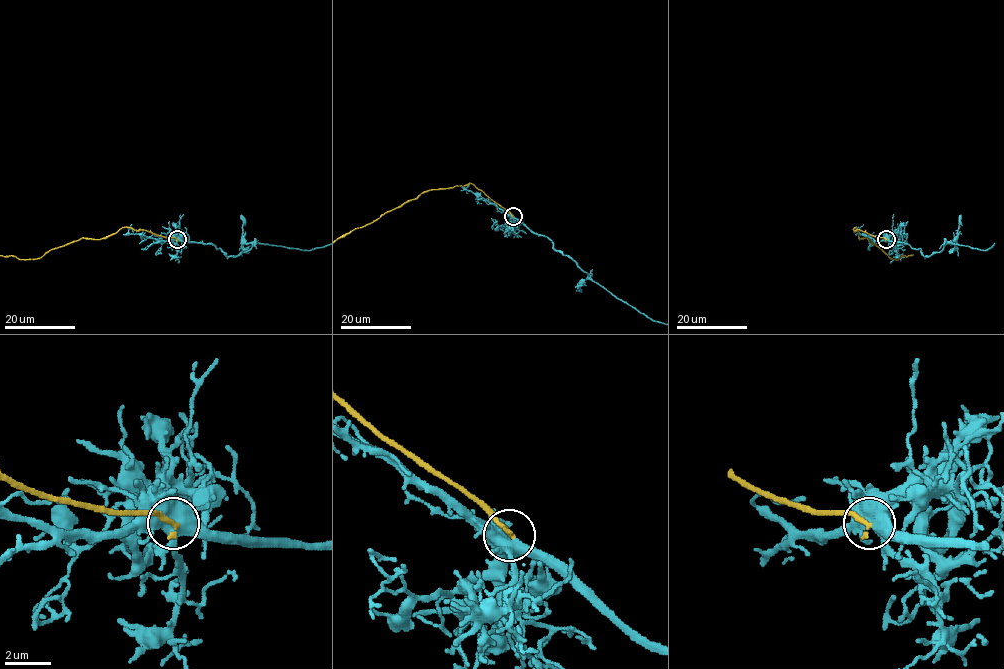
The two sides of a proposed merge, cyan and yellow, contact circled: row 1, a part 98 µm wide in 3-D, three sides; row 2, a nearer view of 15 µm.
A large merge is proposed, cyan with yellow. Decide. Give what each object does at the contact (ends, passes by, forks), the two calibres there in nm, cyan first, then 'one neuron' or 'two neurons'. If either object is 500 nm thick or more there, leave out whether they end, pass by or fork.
600 nm thick on the cyan side, 240 nm on the other; one neuron

